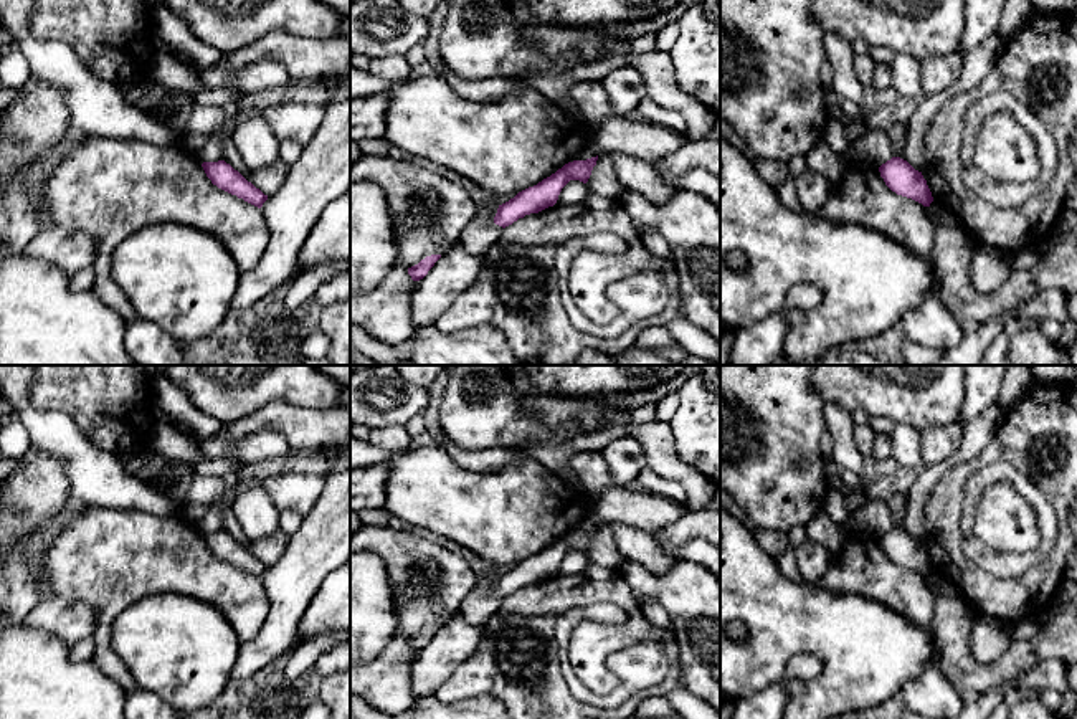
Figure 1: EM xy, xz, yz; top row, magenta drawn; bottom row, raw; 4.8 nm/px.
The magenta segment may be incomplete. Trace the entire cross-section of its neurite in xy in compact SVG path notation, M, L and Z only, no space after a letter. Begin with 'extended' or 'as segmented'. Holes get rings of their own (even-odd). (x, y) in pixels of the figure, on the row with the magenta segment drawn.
as segmented; M225 160L203 162L202 167L211 183L218 188L236 195L238 198L243 198L244 202L258 208L261 208L263 203L268 200L268 195L264 195L259 188L248 182L238 170L235 170Z

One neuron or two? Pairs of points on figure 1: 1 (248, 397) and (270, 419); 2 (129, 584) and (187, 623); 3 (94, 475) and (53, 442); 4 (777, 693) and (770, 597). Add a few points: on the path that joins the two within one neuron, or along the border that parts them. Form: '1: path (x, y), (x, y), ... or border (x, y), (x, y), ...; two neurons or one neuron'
1: border (298, 405), (271, 400), (225, 427); two neurons
2: border (187, 597), (149, 594), (128, 605), (114, 619); two neurons
3: path (85, 465), (63, 443); one neuron
4: border (787, 681), (772, 681), (742, 699); two neurons

